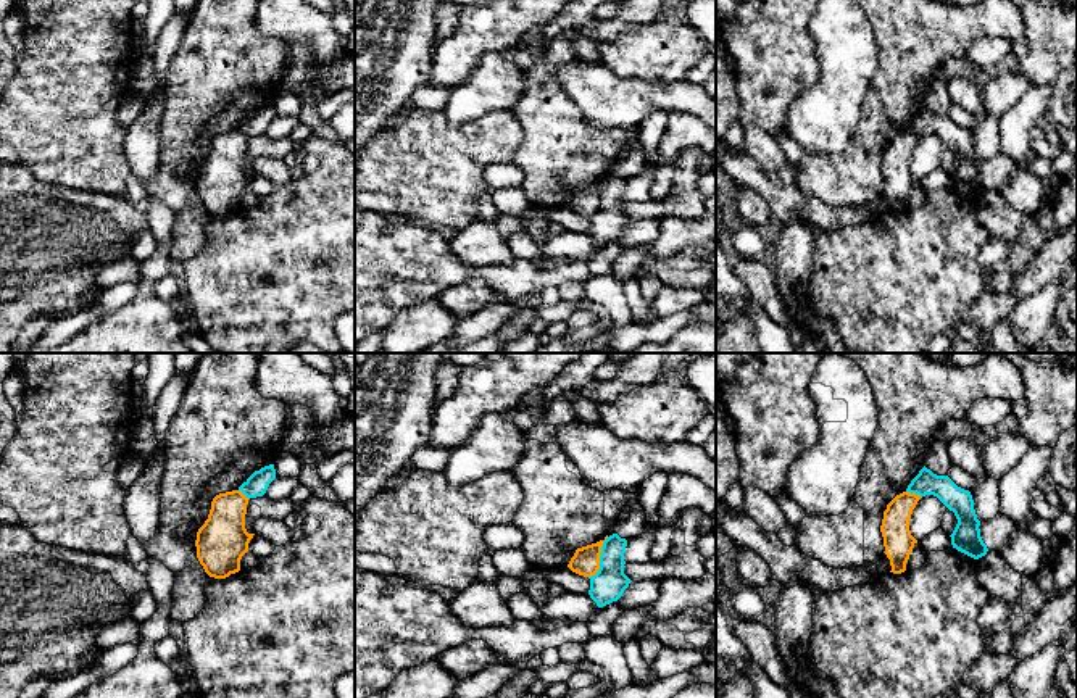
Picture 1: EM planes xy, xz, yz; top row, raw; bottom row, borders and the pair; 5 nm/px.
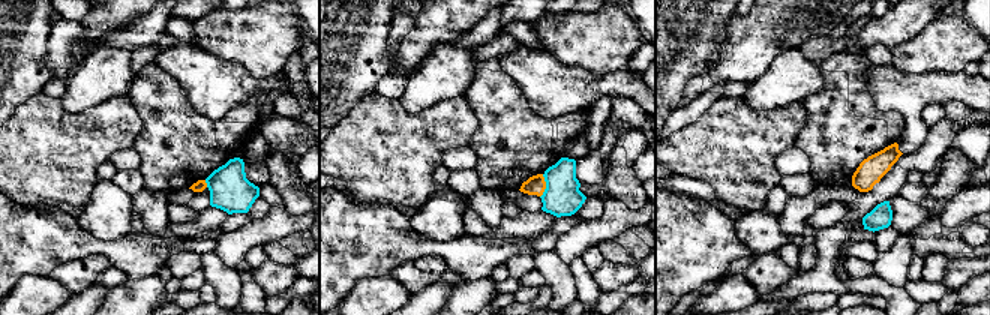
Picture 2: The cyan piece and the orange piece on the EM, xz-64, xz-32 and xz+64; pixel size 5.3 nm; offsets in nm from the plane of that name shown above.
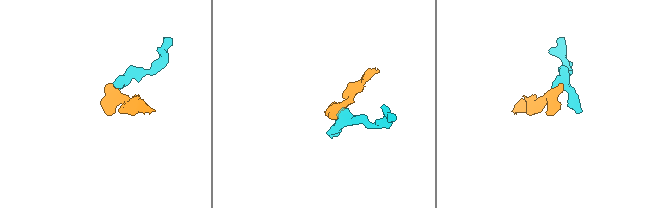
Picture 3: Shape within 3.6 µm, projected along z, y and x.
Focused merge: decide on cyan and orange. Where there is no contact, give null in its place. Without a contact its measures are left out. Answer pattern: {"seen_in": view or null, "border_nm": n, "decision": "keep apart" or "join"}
{"seen_in": "xz", "border_nm": 220, "decision": "keep apart"}

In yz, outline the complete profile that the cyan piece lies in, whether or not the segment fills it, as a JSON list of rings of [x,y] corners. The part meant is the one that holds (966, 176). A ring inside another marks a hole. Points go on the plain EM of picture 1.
[[[924,105],[906,131],[919,135],[934,134],[954,152],[958,163],[950,174],[953,187],[974,198],[987,193],[988,187],[980,176],[980,160],[969,129],[958,126],[948,114],[937,114]]]

